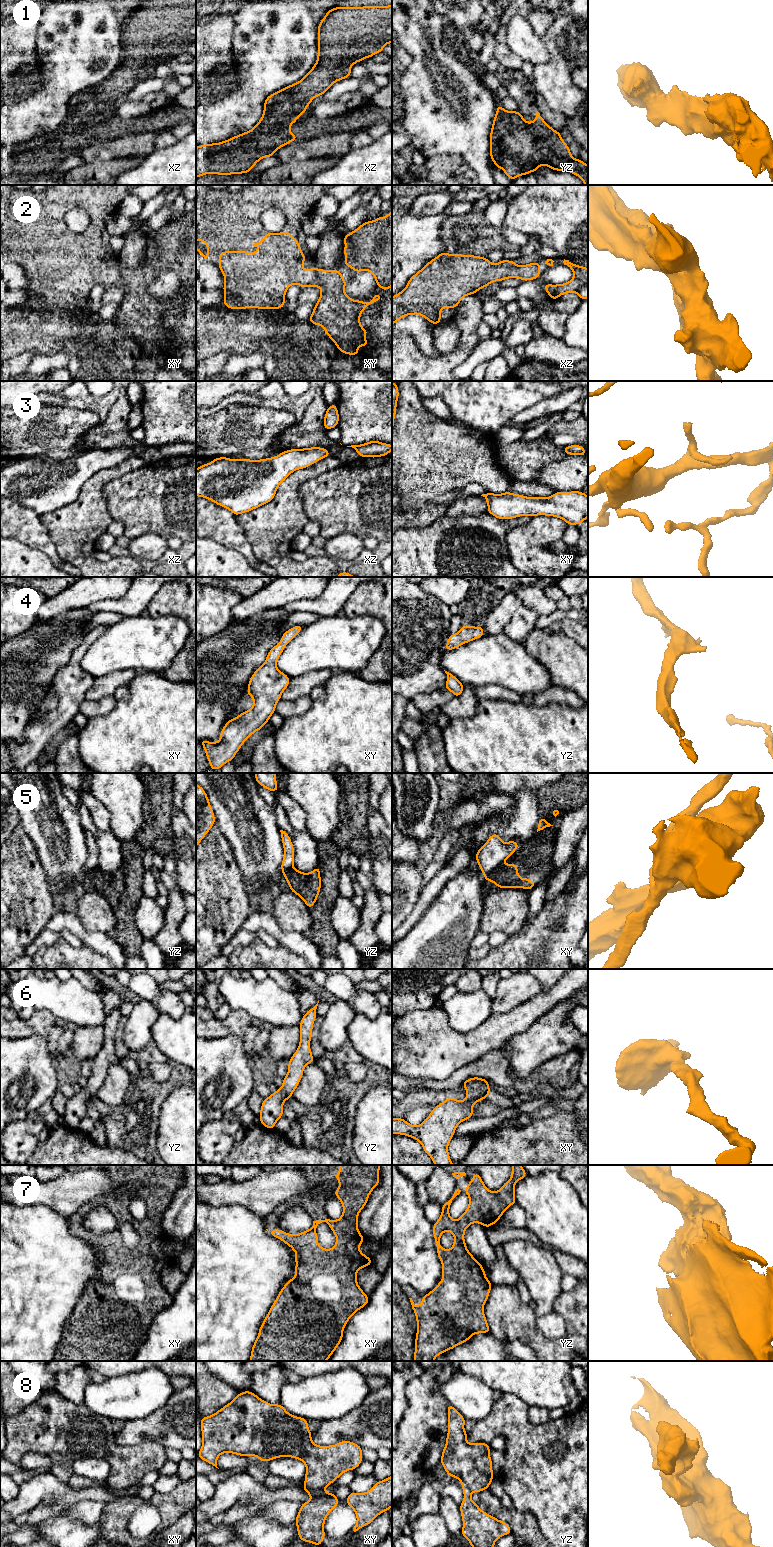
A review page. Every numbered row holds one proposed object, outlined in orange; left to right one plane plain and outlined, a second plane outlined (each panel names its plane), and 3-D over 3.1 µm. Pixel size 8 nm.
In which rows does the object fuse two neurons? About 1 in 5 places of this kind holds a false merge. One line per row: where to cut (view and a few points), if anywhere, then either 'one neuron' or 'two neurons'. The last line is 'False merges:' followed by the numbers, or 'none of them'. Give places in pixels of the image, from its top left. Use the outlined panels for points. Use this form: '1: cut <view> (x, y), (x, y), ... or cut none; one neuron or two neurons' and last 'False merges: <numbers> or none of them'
1: cut none; one neuron
2: cut none; one neuron
3: cut none; one neuron
4: cut none; one neuron
5: cut xy (502, 862), (488, 874), (484, 875); two neurons
6: cut none; one neuron
7: cut none; one neuron
8: cut xy (304, 1485), (310, 1489), (323, 1489); two neurons
False merges: 5, 8

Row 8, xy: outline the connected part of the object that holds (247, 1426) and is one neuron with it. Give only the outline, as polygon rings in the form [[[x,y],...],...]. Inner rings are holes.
[[[251,1391],[240,1392],[230,1403],[216,1413],[200,1419],[202,1432],[202,1447],[198,1458],[217,1467],[217,1459],[223,1453],[239,1456],[256,1456],[262,1462],[284,1456],[301,1460],[306,1466],[304,1486],[310,1490],[325,1489],[344,1472],[356,1469],[362,1459],[362,1447],[351,1441],[340,1441],[336,1445],[319,1446],[313,1443],[312,1432],[308,1429],[308,1420],[293,1416],[279,1403],[272,1405],[265,1402]],[[218,1468],[219,1469],[219,1468]]]

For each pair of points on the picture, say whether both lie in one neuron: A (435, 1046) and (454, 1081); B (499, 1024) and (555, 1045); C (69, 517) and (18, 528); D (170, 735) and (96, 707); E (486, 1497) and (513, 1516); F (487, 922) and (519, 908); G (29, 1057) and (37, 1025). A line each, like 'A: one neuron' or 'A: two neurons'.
A: two neurons
B: two neurons
C: two neurons
D: two neurons
E: one neuron
F: one neuron
G: two neurons

